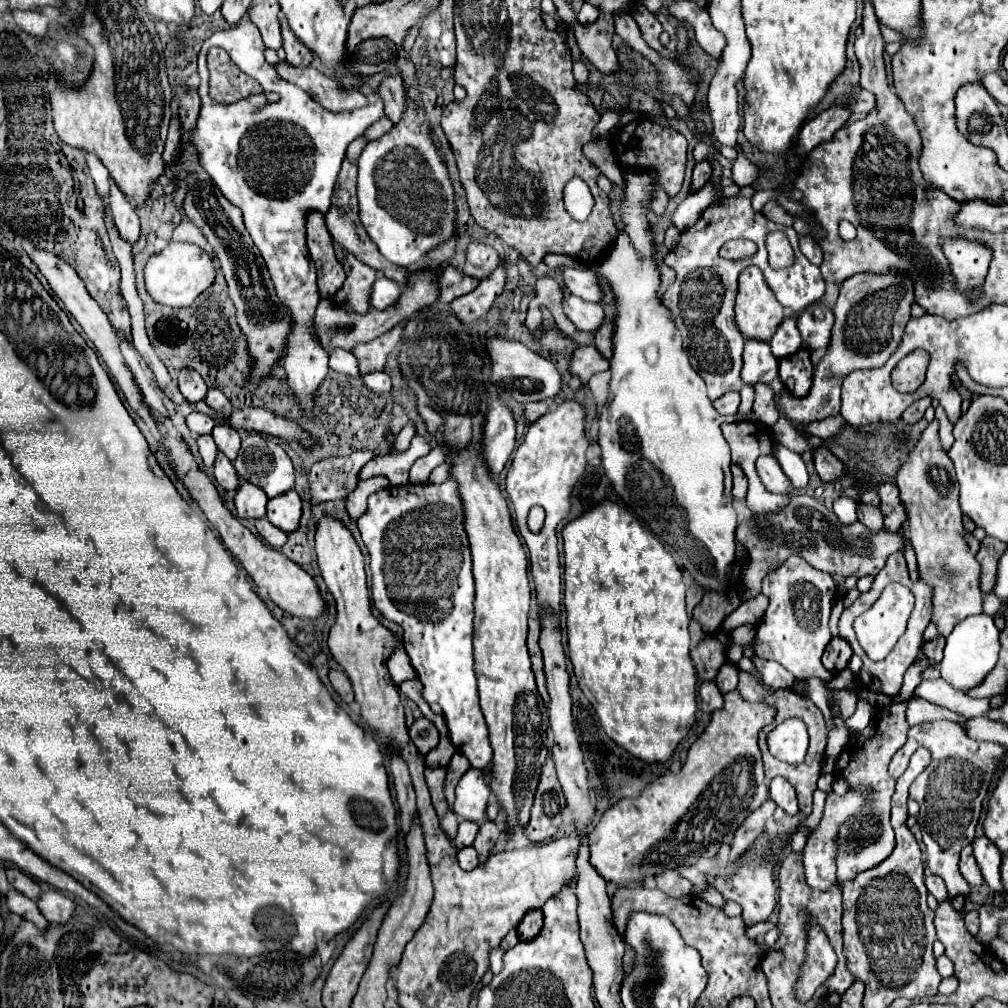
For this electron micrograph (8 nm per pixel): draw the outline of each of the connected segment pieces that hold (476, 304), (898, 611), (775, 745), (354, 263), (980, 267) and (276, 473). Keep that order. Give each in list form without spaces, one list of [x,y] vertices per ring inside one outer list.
[[[502,261],[502,265],[490,277],[480,281],[480,285],[472,293],[462,295],[454,303],[450,303],[450,309],[462,323],[472,323],[490,311],[494,299],[502,293],[504,285],[506,285],[506,269]]]
[[[892,583],[892,585],[888,585],[884,589],[884,593],[878,597],[878,601],[854,621],[854,631],[856,631],[858,643],[872,661],[882,661],[892,651],[906,630],[912,607],[914,607],[912,591],[908,587],[904,587],[904,585]]]
[[[788,719],[776,725],[776,729],[768,735],[768,747],[772,749],[774,757],[798,765],[804,759],[804,753],[808,749],[806,725],[796,719]]]
[[[352,255],[344,259],[346,281],[340,293],[336,293],[334,303],[342,309],[356,309],[356,313],[368,313],[368,297],[372,291],[372,281],[376,281],[376,271]]]
[[[958,237],[944,241],[942,249],[944,255],[948,255],[950,271],[960,293],[968,293],[968,289],[976,289],[984,283],[992,259],[992,249],[988,245]]]
[[[258,433],[248,435],[246,439],[242,439],[242,447],[238,453],[238,459],[234,461],[234,467],[240,475],[240,479],[260,487],[270,499],[282,493],[288,493],[294,487],[294,467],[290,457],[286,455],[284,447],[280,443],[276,443],[274,439],[262,437]]]

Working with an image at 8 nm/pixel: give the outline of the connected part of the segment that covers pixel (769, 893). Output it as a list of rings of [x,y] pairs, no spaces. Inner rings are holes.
[[[770,853],[766,855],[770,861],[762,861],[762,863],[746,863],[736,875],[732,877],[718,877],[714,879],[714,887],[730,901],[736,901],[742,907],[742,917],[744,921],[748,921],[748,927],[762,923],[768,919],[768,915],[774,911],[776,907],[776,885],[774,885],[774,877],[772,877],[772,869],[774,869],[774,861],[770,857]]]

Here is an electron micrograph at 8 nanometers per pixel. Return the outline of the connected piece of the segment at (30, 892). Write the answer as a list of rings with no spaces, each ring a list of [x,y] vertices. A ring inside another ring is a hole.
[[[10,867],[10,869],[6,871],[6,875],[8,875],[8,883],[10,883],[16,891],[20,891],[20,893],[26,895],[26,897],[30,897],[32,901],[38,901],[40,893],[42,893],[42,887],[38,885],[38,881],[34,881],[32,877],[28,877],[26,873],[22,873],[20,869],[14,869],[14,867]]]

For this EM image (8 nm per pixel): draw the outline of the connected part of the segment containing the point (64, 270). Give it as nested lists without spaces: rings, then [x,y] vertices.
[[[34,249],[34,251],[30,253],[30,257],[32,257],[34,263],[38,265],[38,269],[44,273],[44,277],[48,279],[52,291],[54,291],[54,293],[58,295],[58,299],[64,303],[66,311],[70,311],[70,313],[74,315],[74,319],[82,325],[86,337],[94,343],[96,351],[100,353],[100,357],[104,359],[104,363],[108,365],[108,369],[112,371],[112,375],[116,377],[116,383],[120,385],[120,389],[124,391],[128,405],[136,412],[139,412],[142,408],[146,408],[142,391],[140,391],[140,387],[138,387],[138,383],[136,383],[136,379],[134,379],[134,373],[130,371],[130,367],[126,365],[126,361],[124,361],[124,357],[122,357],[122,353],[120,353],[120,339],[118,339],[114,327],[110,325],[110,321],[108,321],[106,313],[100,309],[100,305],[90,297],[90,293],[86,291],[82,279],[78,277],[78,273],[76,273],[66,261],[62,261],[58,255],[48,253],[48,251],[44,251],[44,249]]]

